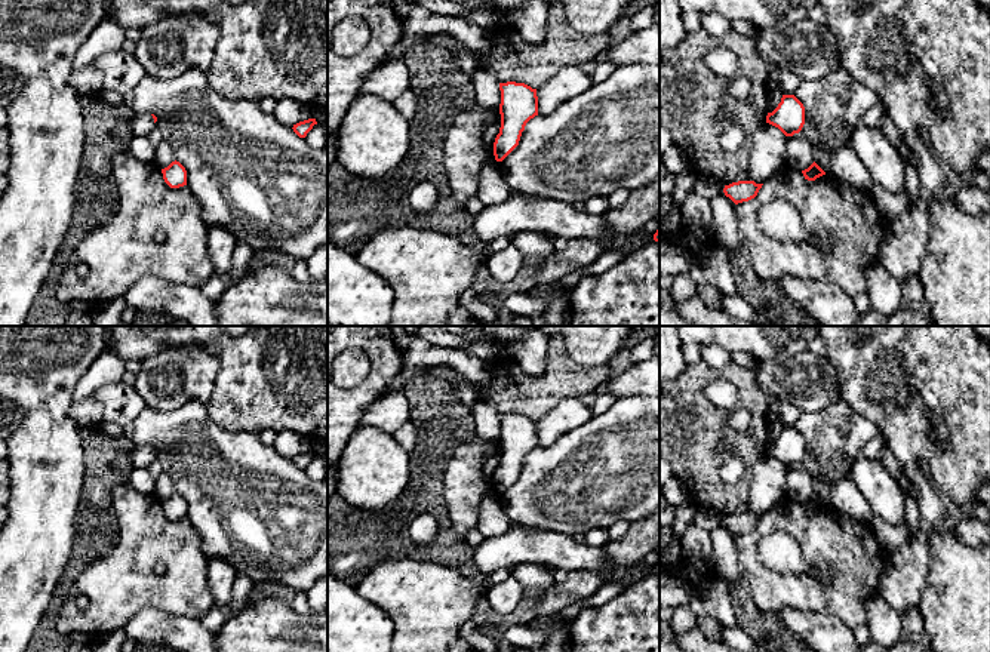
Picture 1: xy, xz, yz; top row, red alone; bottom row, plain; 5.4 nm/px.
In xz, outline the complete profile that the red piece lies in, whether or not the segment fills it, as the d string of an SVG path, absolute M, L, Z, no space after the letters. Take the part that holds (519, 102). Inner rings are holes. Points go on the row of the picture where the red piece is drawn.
M499 83L501 127L494 142L494 156L502 162L517 145L526 123L538 116L536 89L525 83Z

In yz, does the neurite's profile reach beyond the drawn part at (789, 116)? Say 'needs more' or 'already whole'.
already whole

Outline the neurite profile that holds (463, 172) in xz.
M473 104L459 113L449 127L443 144L443 166L448 191L458 207L465 207L477 196L482 169L499 162L494 156L494 142L501 127L499 110Z

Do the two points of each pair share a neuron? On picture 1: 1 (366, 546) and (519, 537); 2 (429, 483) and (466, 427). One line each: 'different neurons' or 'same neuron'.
1: different neurons
2: same neuron

